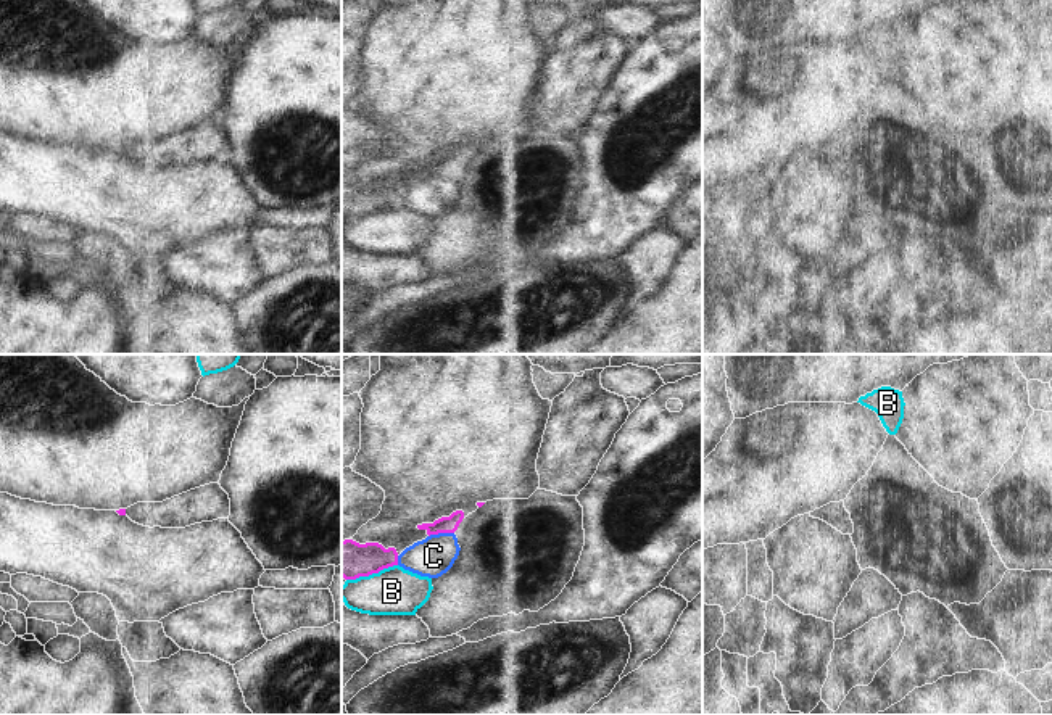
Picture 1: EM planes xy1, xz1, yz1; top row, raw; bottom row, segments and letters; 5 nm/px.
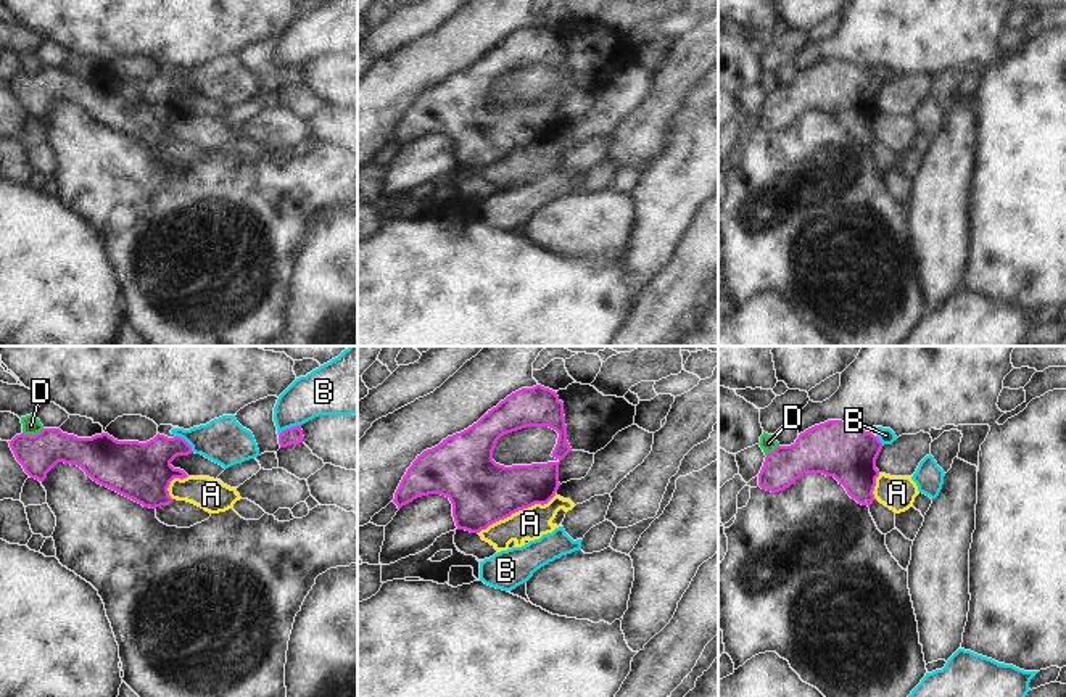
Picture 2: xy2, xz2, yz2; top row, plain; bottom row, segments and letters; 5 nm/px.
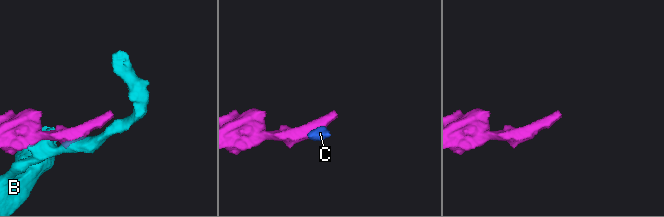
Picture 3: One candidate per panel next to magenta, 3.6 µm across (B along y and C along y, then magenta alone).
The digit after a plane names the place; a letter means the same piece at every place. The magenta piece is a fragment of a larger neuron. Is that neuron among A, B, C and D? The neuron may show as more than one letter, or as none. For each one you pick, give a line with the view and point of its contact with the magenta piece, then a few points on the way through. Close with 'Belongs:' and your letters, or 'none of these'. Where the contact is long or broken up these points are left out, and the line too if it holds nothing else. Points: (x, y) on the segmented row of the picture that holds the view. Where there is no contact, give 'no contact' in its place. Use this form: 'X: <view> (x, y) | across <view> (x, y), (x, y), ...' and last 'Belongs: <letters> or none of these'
Belongs: none of these

